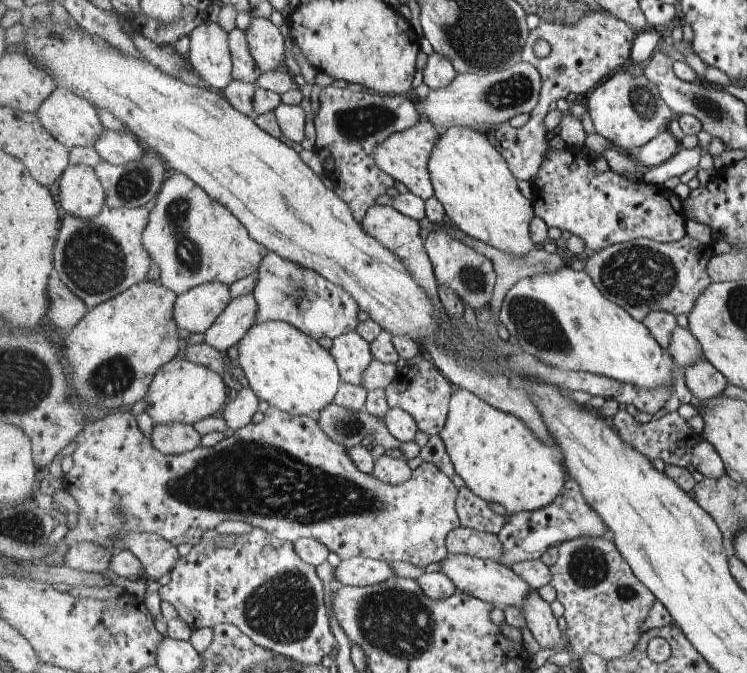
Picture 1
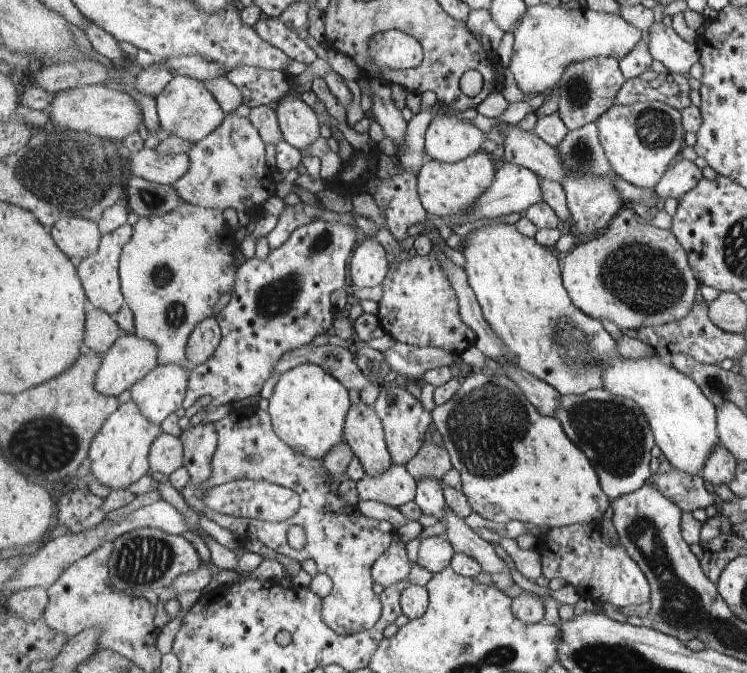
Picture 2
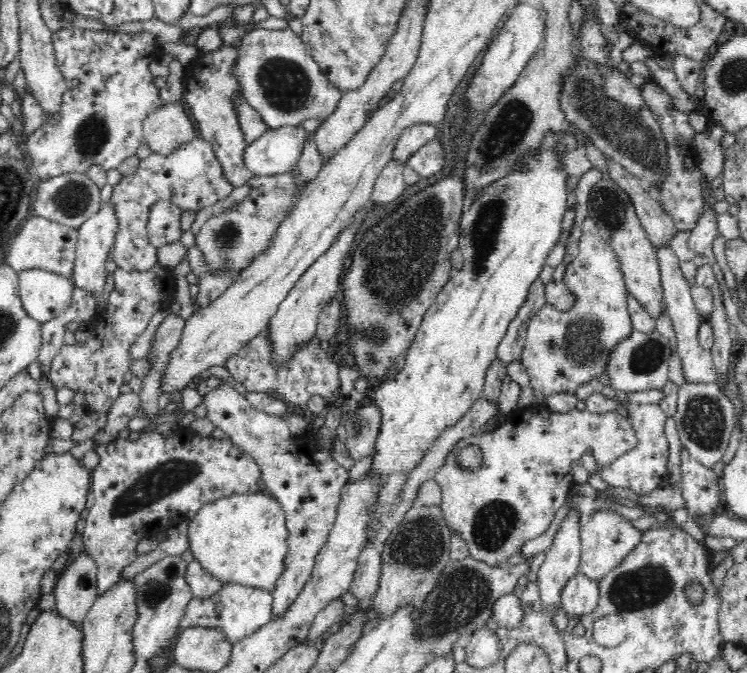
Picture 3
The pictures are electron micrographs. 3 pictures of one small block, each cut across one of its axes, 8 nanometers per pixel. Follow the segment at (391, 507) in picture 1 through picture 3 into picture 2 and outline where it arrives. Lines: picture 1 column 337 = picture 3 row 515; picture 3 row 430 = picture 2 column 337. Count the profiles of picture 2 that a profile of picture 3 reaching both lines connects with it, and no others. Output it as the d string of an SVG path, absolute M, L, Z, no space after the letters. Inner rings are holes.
M253 408L251 412L239 416L237 424L235 424L235 432L233 432L233 456L231 458L223 458L223 454L219 454L219 460L212 460L212 475L209 480L202 483L190 482L182 488L182 496L185 498L188 506L195 512L201 512L206 516L207 520L215 522L219 527L229 530L233 537L241 543L241 547L246 544L246 541L257 540L265 546L273 549L277 554L282 554L295 559L299 562L305 562L307 558L312 558L316 561L319 572L324 572L333 580L333 596L329 594L329 598L323 598L322 617L326 621L330 629L334 629L341 636L354 635L362 630L369 630L377 624L379 616L381 616L381 602L379 602L378 594L373 592L373 575L372 568L378 561L380 556L383 556L389 547L397 540L397 527L393 522L386 520L372 519L365 516L358 505L351 505L345 498L342 498L337 492L331 493L331 478L330 472L326 467L326 462L323 459L306 456L306 454L298 453L291 445L283 442L283 439L275 432L274 424L268 410L261 408ZM239 479L251 479L254 481L267 481L295 490L302 498L302 505L299 512L289 520L282 523L272 523L262 521L261 519L249 519L248 517L231 516L226 514L221 516L220 512L209 508L207 505L200 502L200 494L203 498L206 490L209 488L222 485ZM298 524L304 529L306 534L306 545L303 549L295 550L289 546L287 542L287 532L291 526Z

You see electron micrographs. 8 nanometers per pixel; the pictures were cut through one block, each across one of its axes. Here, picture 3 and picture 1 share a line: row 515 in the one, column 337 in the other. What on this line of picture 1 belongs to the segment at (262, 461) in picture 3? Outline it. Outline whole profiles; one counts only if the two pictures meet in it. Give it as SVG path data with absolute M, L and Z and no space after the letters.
M270 252L258 272L259 282L254 290L259 302L257 323L285 320L317 340L325 336L334 340L342 334L355 331L359 326L361 308L358 300L316 270L285 260L279 253Z

